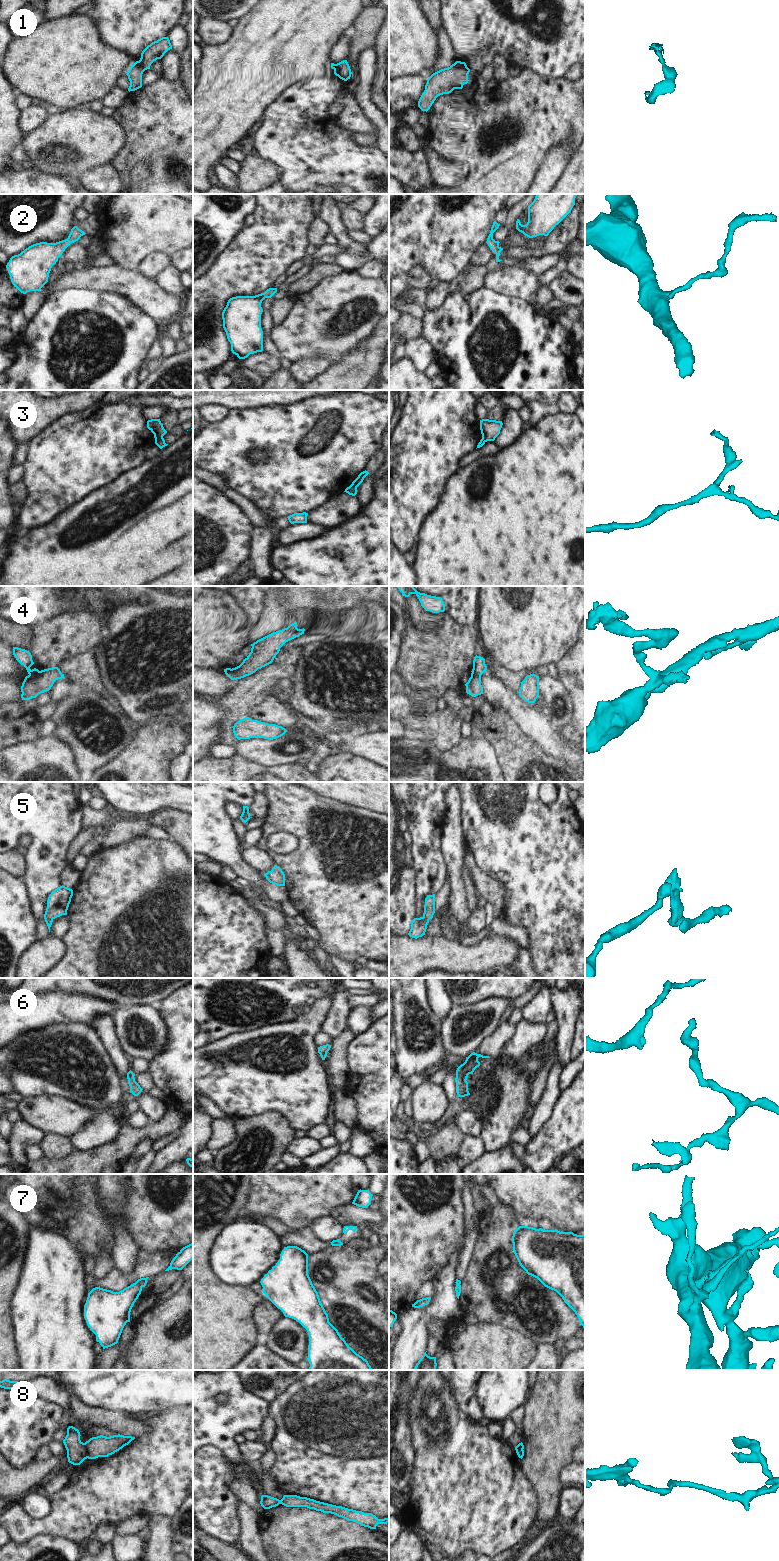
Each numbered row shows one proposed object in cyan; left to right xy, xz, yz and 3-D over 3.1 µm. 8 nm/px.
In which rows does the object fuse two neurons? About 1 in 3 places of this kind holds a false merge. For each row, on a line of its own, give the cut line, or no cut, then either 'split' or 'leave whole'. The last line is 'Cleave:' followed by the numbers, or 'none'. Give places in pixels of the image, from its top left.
1: cut in xy along (137, 61), (144, 70); split
2: no cut; leave whole
3: cut in xy along (162, 436), (155, 440); split
4: cut in xy along (39, 671), (29, 675); split
5: no cut; leave whole
6: no cut; leave whole
7: no cut; leave whole
8: cut in xy along (84, 1443), (87, 1457); split
Cleave: 1, 3, 4, 8

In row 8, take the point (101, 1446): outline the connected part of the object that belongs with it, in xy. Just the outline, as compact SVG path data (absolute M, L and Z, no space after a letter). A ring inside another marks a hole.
M120 1434L110 1437L103 1435L92 1437L85 1442L87 1458L108 1457L128 1445L134 1439L135 1437Z

